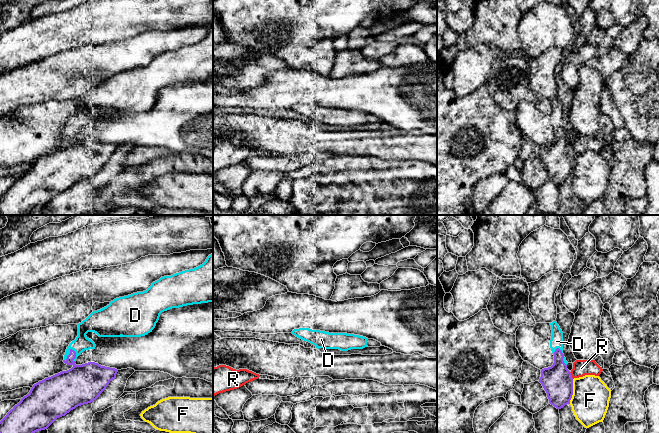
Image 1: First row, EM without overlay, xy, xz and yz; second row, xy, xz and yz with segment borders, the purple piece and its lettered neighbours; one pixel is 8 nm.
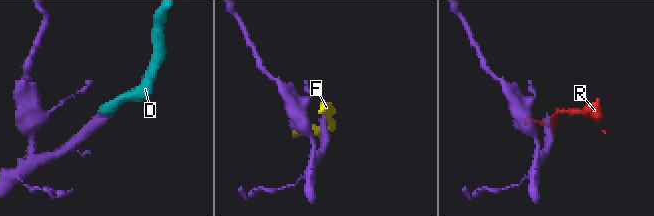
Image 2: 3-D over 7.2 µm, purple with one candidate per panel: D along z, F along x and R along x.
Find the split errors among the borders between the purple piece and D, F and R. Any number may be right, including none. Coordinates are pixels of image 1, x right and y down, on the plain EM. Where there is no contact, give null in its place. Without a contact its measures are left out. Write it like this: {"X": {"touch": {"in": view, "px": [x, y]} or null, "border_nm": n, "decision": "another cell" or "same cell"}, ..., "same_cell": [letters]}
{"D": {"touch": {"in": "xy", "px": [70, 128]}, "border_nm": 120, "decision": "same cell"}, "F": {"touch": {"in": "yz", "px": [572, 167]}, "border_nm": 200, "decision": "another cell"}, "R": {"touch": {"in": "yz", "px": [571, 151]}, "border_nm": 70, "decision": "another cell"}, "same_cell": ["D"]}

